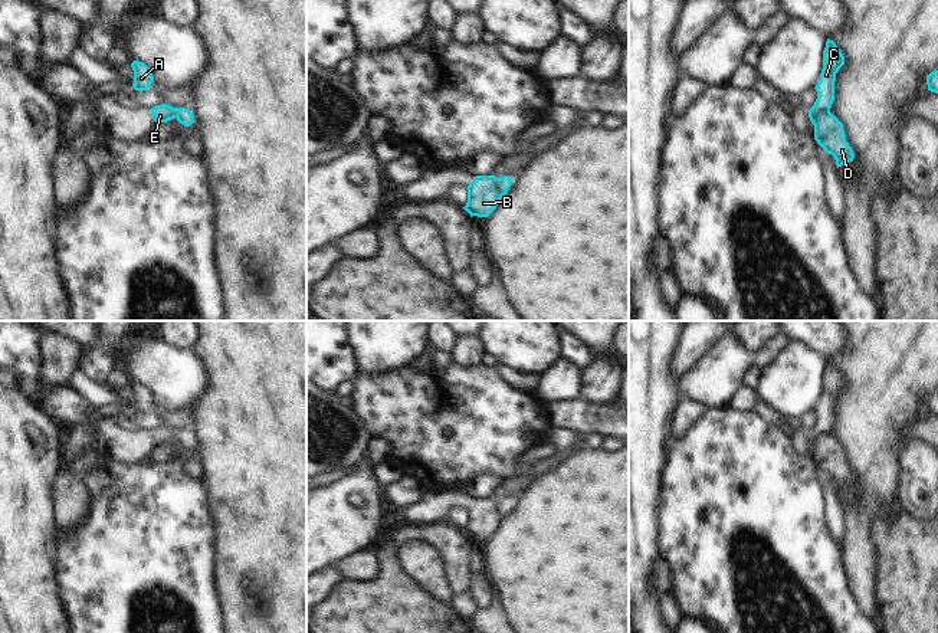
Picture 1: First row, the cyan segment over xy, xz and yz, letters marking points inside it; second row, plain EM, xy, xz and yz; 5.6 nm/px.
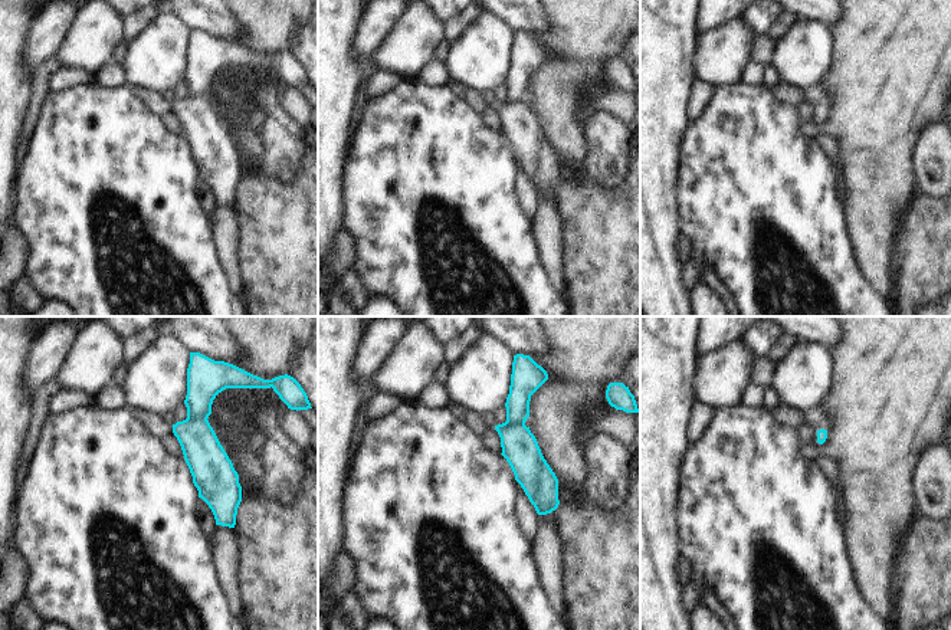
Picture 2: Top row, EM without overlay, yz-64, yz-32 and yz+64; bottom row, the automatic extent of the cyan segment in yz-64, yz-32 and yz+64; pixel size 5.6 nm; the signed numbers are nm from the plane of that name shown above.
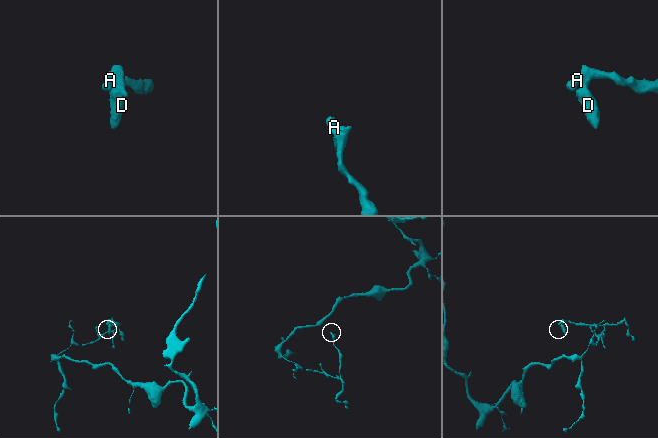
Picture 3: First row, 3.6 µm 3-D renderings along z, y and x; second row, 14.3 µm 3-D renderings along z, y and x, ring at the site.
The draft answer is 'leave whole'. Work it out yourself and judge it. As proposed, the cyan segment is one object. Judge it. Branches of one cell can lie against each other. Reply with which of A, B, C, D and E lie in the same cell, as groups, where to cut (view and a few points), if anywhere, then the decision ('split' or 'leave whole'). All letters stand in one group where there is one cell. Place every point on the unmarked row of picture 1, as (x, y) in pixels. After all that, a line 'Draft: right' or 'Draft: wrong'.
groups A C / B D E; cut yz (829, 430), (819, 435), (812, 443); split
Draft: wrong

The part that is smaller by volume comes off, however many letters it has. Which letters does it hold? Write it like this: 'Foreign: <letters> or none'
Foreign: B, D, E

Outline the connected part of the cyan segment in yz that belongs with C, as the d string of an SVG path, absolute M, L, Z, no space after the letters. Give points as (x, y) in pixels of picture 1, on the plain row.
M830 361L826 364L826 370L823 373L823 391L820 396L820 401L816 407L817 422L814 427L809 432L809 440L813 440L832 430L834 423L834 403L836 396L844 387L844 378L842 373L836 368L836 365Z

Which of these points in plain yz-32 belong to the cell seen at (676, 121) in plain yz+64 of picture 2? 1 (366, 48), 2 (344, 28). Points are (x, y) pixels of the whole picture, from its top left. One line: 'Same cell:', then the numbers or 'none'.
Same cell: 2

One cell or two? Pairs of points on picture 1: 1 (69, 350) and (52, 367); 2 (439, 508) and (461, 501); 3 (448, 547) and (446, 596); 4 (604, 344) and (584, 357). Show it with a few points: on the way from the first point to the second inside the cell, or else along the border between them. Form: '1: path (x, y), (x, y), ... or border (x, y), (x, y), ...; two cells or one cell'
1: path (65, 354), (56, 363); one cell
2: path (445, 502), (455, 501); one cell
3: border (433, 547), (440, 556), (443, 574), (453, 596); two cells
4: border (574, 335), (594, 356); two cells

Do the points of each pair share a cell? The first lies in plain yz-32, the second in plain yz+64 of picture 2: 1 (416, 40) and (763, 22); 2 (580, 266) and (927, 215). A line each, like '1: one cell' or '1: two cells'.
1: two cells
2: one cell

